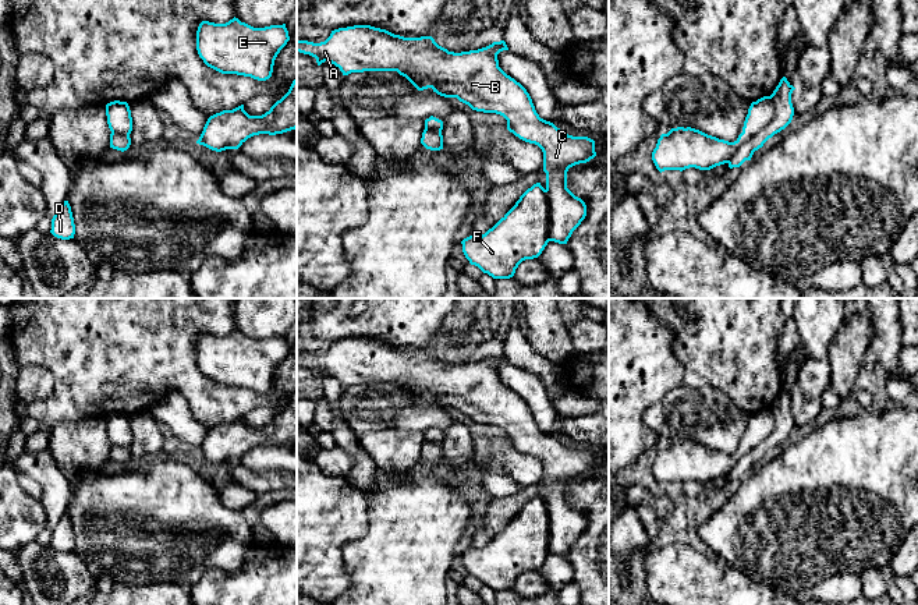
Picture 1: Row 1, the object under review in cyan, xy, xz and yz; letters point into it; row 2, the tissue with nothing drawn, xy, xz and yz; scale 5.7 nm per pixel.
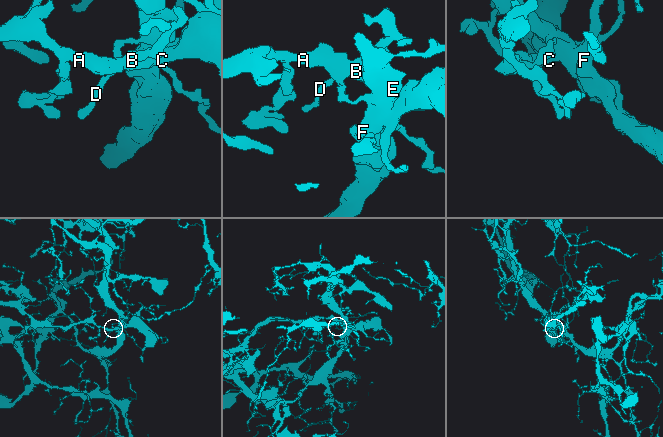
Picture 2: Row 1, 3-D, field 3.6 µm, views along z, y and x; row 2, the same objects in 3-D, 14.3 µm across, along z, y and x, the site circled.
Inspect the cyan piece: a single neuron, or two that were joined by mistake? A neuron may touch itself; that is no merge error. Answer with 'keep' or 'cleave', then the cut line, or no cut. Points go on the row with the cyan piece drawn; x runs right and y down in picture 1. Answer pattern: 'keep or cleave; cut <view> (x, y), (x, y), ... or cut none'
cleave; cut yz (771, 96), (772, 119), (751, 135), (727, 162)

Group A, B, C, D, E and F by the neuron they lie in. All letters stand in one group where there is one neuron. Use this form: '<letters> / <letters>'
A B C / D E F

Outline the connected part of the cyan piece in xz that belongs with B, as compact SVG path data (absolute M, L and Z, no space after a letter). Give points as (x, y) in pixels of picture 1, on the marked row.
M371 25L334 29L320 43L297 40L297 52L315 57L318 66L325 61L334 64L343 75L364 71L397 71L418 91L432 88L440 96L457 98L472 110L503 116L510 132L542 149L549 199L549 240L567 244L573 231L586 216L585 202L567 188L567 171L596 156L595 141L588 137L568 135L553 123L540 118L527 89L499 67L497 54L503 50L508 47L504 40L500 40L478 50L454 53L439 46L432 36L404 38Z

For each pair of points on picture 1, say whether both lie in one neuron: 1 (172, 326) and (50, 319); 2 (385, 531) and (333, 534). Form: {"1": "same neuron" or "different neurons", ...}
{"1": "same neuron", "2": "different neurons"}

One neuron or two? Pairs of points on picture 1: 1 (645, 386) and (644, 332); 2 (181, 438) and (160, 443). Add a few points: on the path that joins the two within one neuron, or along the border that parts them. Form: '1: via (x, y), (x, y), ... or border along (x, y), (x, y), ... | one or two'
1: via (645, 372), (644, 346) | one
2: border along (151, 414), (162, 425), (170, 441) | two

